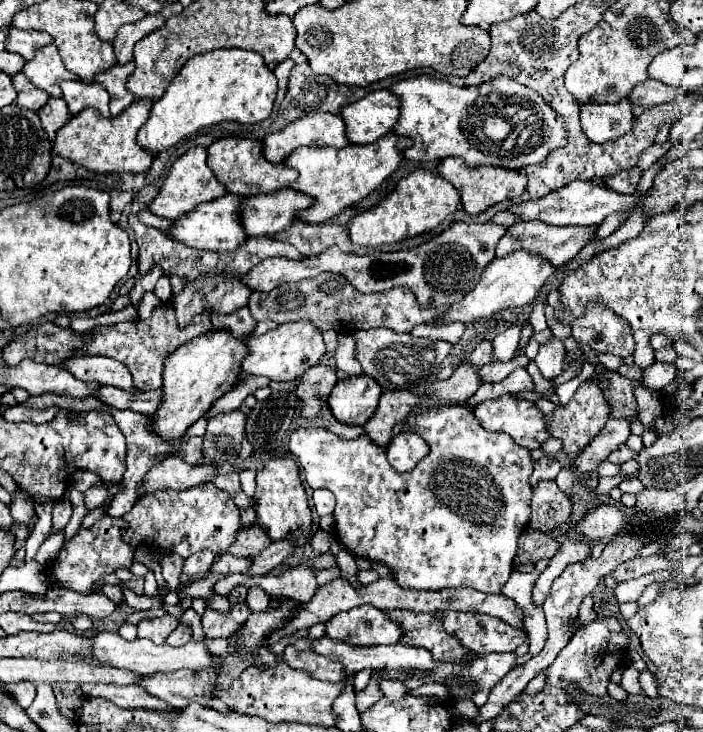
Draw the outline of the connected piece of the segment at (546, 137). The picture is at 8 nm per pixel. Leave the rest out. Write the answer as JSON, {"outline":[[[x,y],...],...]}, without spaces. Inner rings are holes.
{"outline":[[[419,75],[395,83],[391,91],[401,97],[401,115],[393,131],[397,135],[405,135],[413,139],[413,145],[403,153],[405,159],[411,161],[437,161],[445,157],[461,157],[465,165],[471,169],[493,165],[493,167],[519,171],[527,165],[541,163],[547,155],[551,155],[551,151],[567,143],[567,129],[563,117],[537,91],[523,87],[521,83],[515,83],[505,75],[475,87],[455,87],[431,75]],[[489,135],[507,135],[507,137],[495,141]]]}

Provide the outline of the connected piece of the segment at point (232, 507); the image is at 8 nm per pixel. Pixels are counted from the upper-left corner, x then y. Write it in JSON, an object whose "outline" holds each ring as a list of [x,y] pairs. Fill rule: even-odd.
{"outline":[[[201,483],[199,487],[191,487],[191,491],[155,491],[155,495],[143,495],[143,499],[139,499],[133,509],[123,515],[123,519],[127,521],[123,537],[133,547],[149,543],[177,553],[183,559],[201,549],[225,553],[241,525],[239,509],[231,495],[217,489],[213,483]]]}

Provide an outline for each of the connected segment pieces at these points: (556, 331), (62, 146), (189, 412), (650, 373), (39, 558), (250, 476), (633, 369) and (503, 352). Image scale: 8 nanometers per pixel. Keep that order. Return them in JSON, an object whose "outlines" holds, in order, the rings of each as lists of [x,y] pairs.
{"outlines":[[[[545,305],[545,317],[547,319],[548,328],[551,329],[553,335],[561,340],[572,336],[571,328],[565,327],[554,313],[554,309],[549,305]]],[[[135,101],[131,107],[127,107],[119,117],[105,119],[97,109],[81,111],[79,115],[71,117],[65,127],[57,131],[57,139],[53,143],[53,153],[85,167],[91,173],[145,173],[151,167],[153,155],[141,149],[135,143],[135,135],[139,127],[147,121],[151,109],[151,101]]],[[[213,329],[207,335],[199,335],[199,339],[191,339],[175,353],[171,353],[165,359],[163,401],[153,415],[153,429],[163,439],[183,437],[185,431],[211,409],[215,399],[233,389],[241,375],[239,367],[243,357],[247,357],[245,339],[235,339],[231,331],[219,329]]],[[[655,361],[651,367],[643,369],[643,385],[649,389],[663,389],[677,375],[677,367],[673,363]]],[[[59,531],[59,533],[51,535],[49,539],[45,539],[45,543],[41,543],[41,547],[39,547],[37,555],[35,555],[35,561],[41,563],[41,565],[51,563],[59,555],[59,551],[63,547],[63,541],[65,541],[63,539],[63,531]]],[[[243,469],[241,471],[241,475],[239,475],[239,479],[241,479],[241,489],[243,489],[243,493],[245,495],[249,495],[249,497],[253,497],[253,493],[255,493],[255,469]]],[[[634,363],[631,365],[623,364],[616,371],[621,376],[632,381],[638,381],[642,378],[642,370]]],[[[513,325],[493,339],[496,361],[507,362],[511,359],[511,355],[515,353],[515,349],[519,345],[521,331],[523,331],[523,325]]]]}

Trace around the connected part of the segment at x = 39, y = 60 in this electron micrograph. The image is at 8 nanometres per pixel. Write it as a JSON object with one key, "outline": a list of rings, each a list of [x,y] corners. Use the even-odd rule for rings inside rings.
{"outline":[[[55,45],[39,49],[35,57],[25,63],[23,73],[35,87],[43,89],[49,97],[61,97],[61,83],[65,79],[79,79],[75,73],[65,69]]]}

